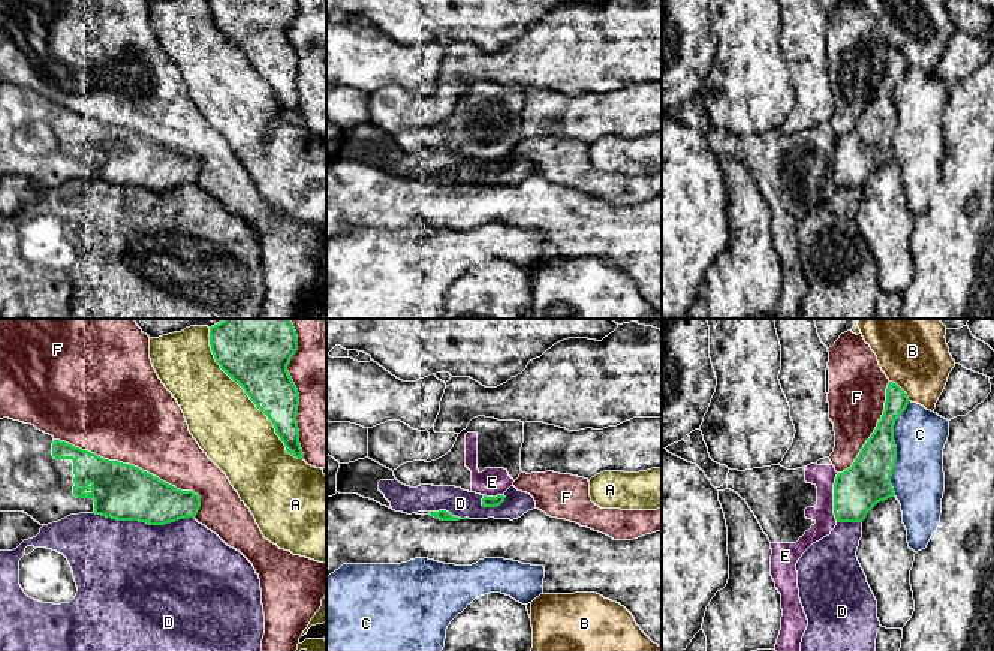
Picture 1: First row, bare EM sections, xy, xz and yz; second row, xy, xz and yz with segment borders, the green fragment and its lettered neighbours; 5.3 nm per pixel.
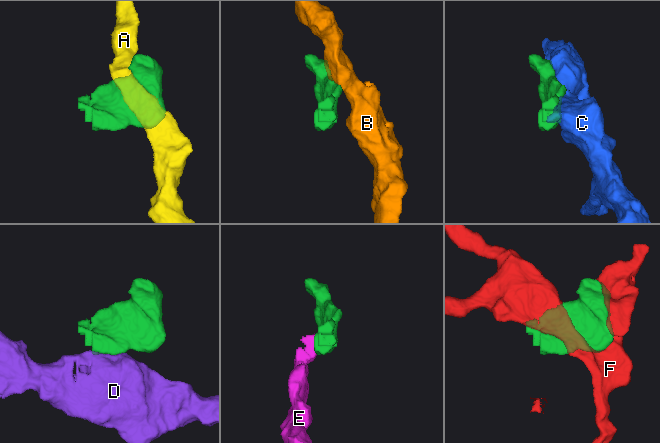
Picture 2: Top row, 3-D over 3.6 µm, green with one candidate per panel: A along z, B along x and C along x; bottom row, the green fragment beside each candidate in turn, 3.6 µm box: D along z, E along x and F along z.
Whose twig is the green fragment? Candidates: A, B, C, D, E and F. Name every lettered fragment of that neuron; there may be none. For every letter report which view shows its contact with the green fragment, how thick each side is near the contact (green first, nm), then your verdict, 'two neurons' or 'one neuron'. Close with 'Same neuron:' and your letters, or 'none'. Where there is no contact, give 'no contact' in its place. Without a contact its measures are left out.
A: xy | 300/380 nm | two neurons
B: yz | 120/320 nm | two neurons
C: yz | 240/280 nm | two neurons
D: xy | 300/480 nm | two neurons
E: yz | 240/130 nm | two neurons
F: xy | 300/480 nm | two neurons
Same neuron: none

